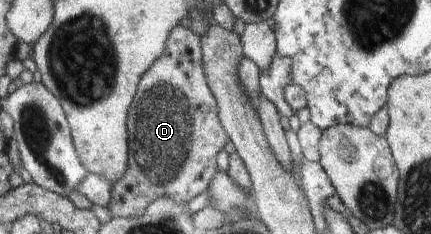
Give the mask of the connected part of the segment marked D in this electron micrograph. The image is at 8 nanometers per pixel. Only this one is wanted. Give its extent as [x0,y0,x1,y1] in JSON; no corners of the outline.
[108,27,229,218]

